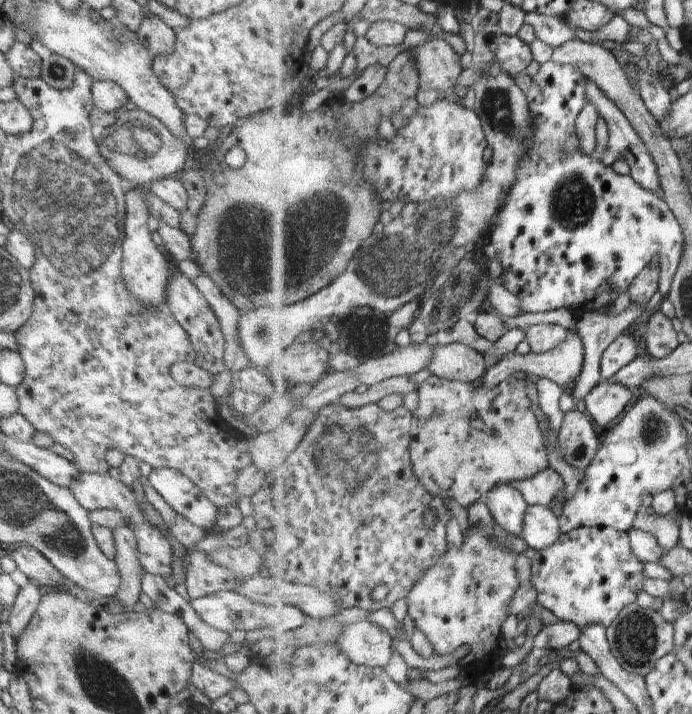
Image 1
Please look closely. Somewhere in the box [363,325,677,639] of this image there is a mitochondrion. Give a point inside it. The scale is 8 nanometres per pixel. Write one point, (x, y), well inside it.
(655, 433)

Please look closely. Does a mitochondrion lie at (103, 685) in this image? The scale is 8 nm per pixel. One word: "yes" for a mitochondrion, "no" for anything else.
yes

